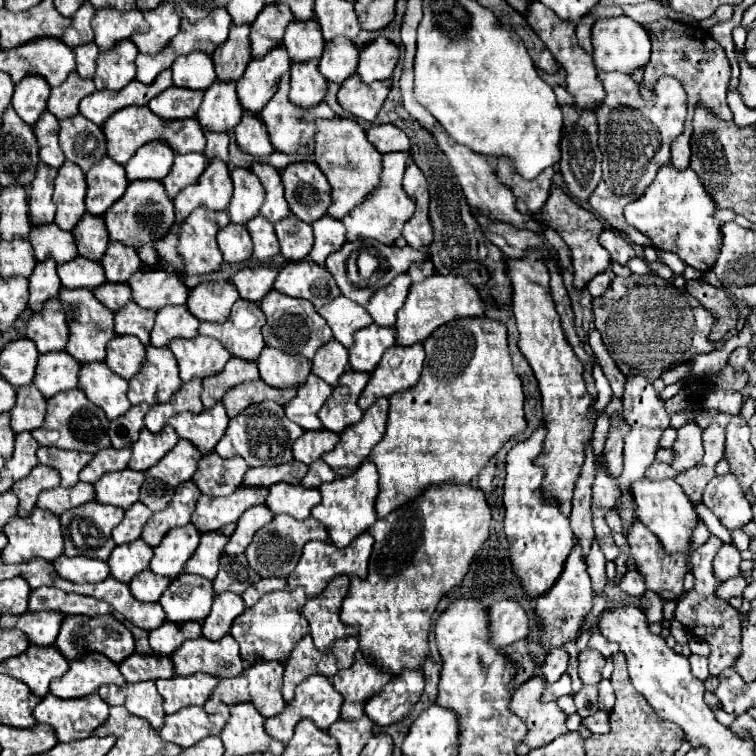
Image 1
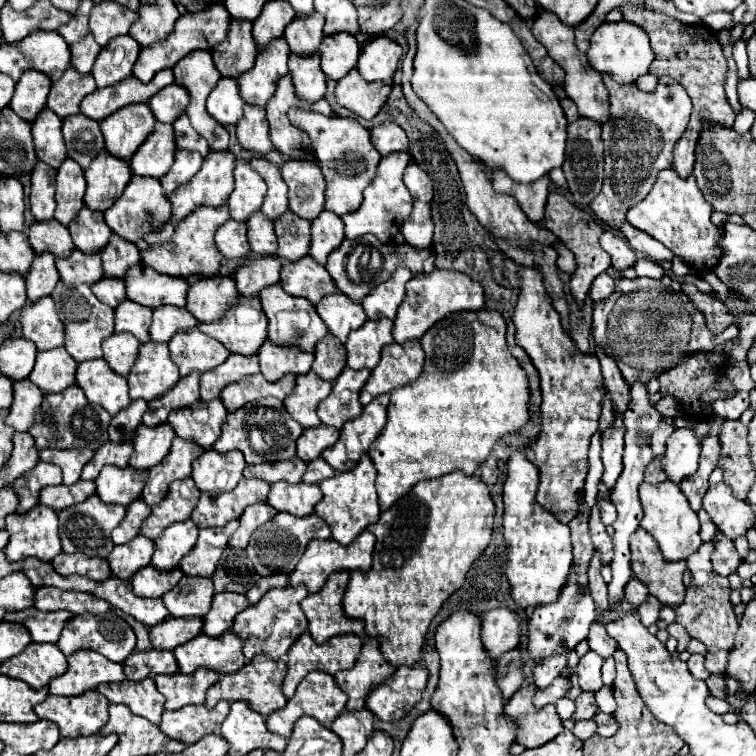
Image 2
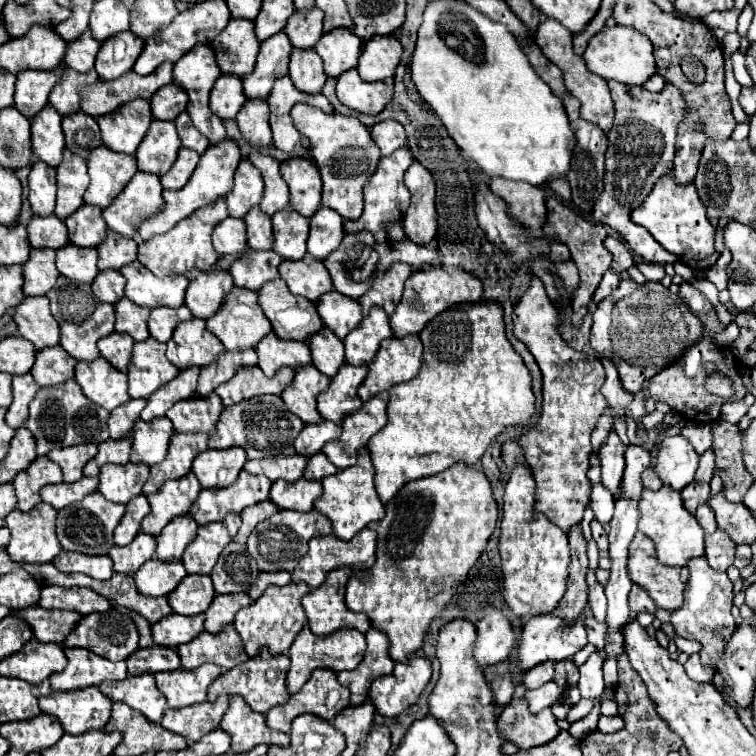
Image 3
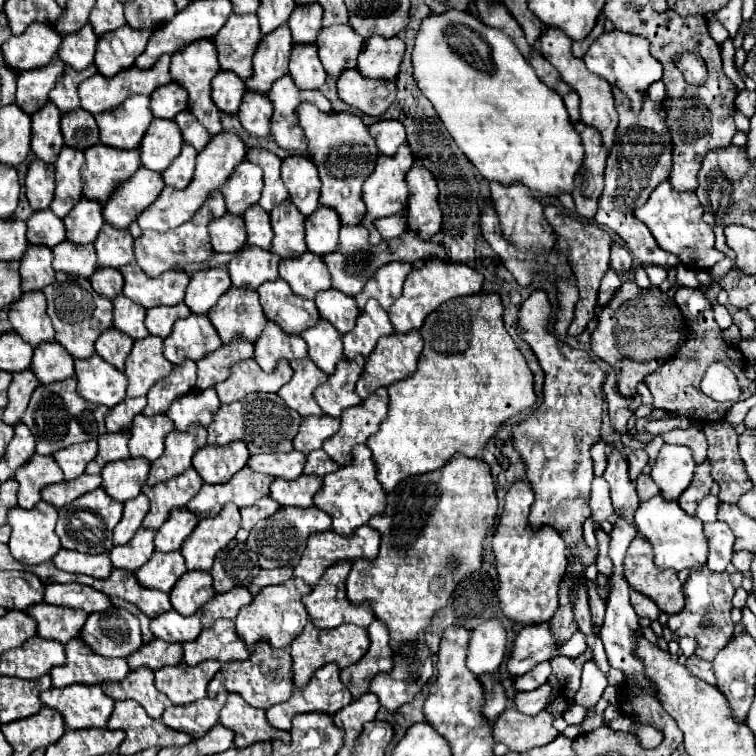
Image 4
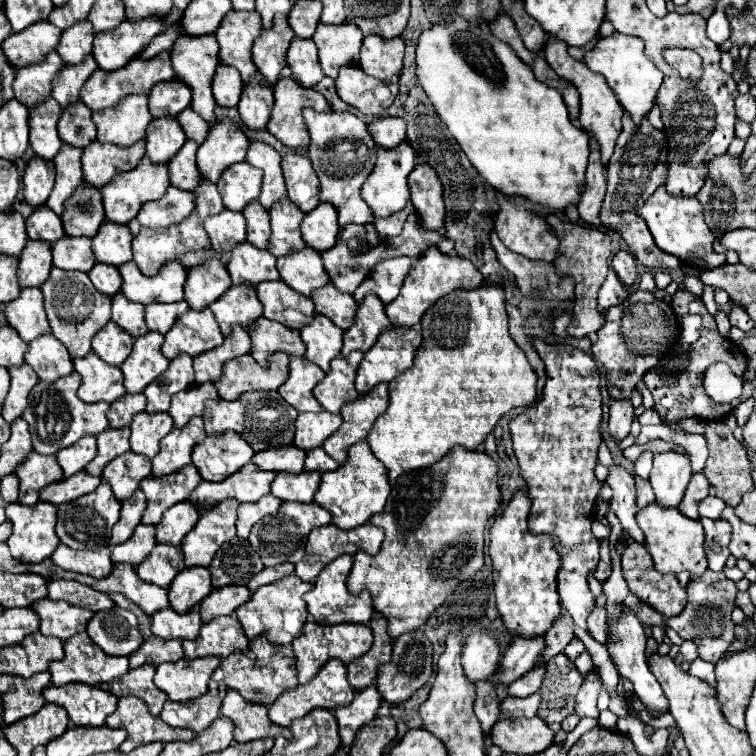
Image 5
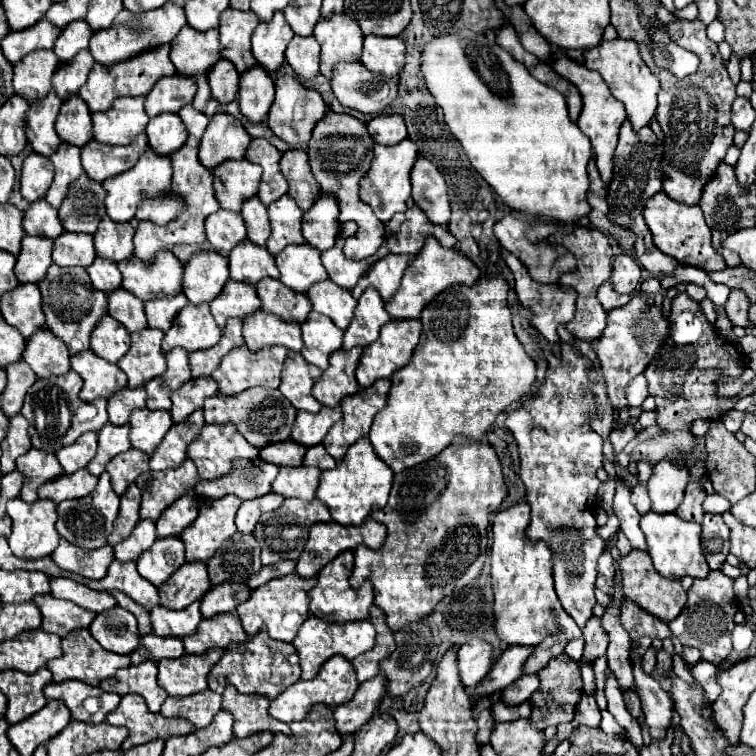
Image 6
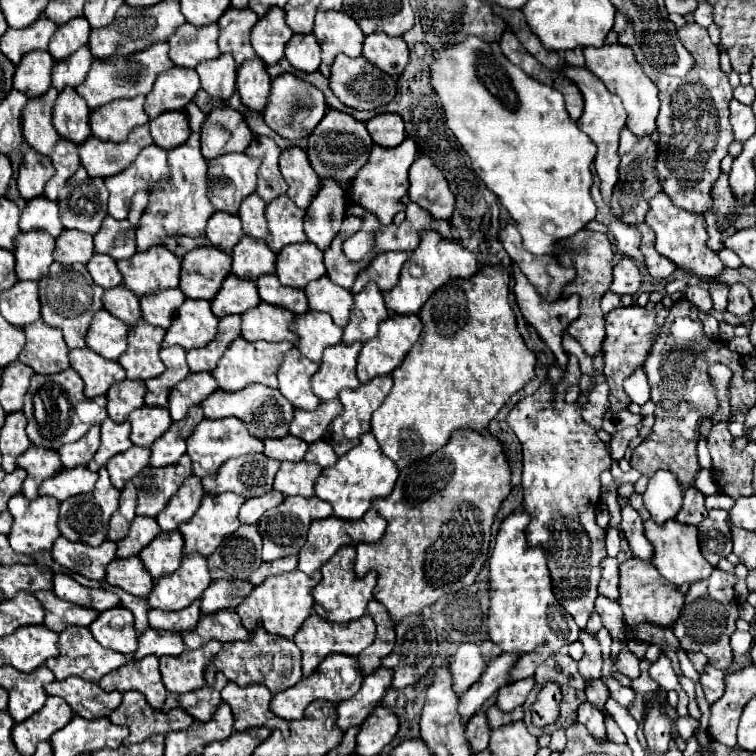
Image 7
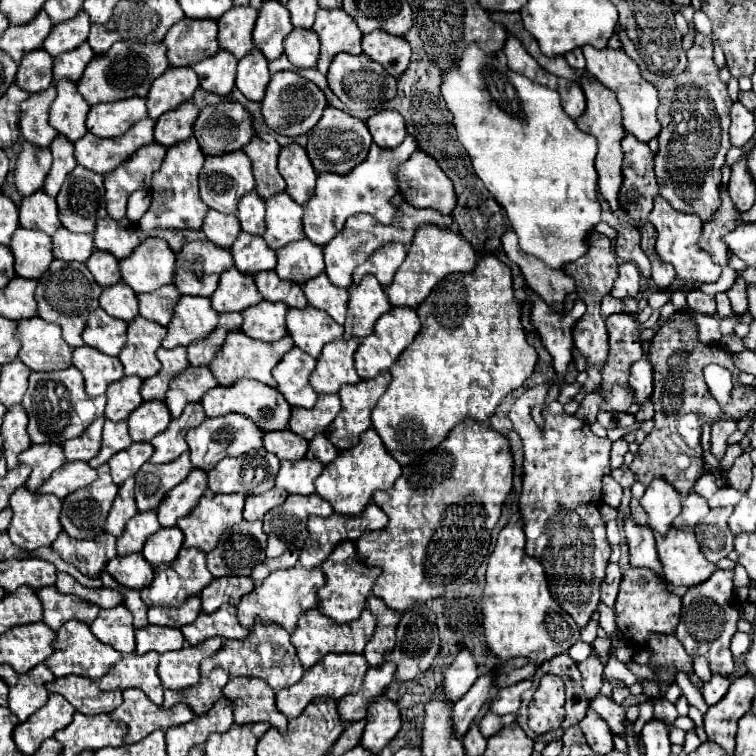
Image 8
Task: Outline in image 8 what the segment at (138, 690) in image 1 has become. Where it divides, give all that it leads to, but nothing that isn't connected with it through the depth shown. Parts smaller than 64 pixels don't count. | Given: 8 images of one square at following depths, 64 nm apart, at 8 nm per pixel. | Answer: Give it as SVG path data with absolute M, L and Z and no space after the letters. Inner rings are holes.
M146 652L144 656L132 654L120 658L108 674L102 676L100 688L102 690L126 690L126 688L140 688L156 706L162 706L162 684L156 674L160 654Z

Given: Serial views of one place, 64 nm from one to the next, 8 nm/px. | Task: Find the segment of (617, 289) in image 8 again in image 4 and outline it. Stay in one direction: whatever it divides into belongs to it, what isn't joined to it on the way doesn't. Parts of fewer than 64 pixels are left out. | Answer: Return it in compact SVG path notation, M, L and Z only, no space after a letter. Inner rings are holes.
M612 244L612 262L610 262L610 266L612 266L612 270L614 272L618 272L618 274L622 274L622 272L630 272L632 270L632 254L626 250L626 248L622 248L620 244Z

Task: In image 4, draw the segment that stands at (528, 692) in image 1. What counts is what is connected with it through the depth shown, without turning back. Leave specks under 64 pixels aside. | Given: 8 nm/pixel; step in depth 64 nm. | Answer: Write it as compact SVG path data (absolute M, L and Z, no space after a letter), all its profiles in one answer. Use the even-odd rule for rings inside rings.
M510 706L498 716L492 726L492 736L514 752L526 752L536 746L544 746L558 736L552 722L554 718L544 710L536 716L526 716Z

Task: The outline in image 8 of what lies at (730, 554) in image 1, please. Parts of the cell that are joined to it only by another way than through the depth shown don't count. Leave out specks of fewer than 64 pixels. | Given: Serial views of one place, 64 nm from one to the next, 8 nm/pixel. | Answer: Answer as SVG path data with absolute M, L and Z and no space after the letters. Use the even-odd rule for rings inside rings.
M714 508L708 516L696 526L696 540L700 544L702 554L710 562L718 562L734 550L734 536L728 528L728 516L732 508Z

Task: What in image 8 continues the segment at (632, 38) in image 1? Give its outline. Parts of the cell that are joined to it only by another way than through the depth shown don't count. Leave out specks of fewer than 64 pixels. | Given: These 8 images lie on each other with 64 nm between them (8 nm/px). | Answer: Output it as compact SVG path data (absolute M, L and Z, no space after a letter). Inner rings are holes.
M584 46L584 58L586 58L586 70L598 80L602 82L608 90L612 90L618 98L618 104L622 108L622 124L624 130L632 136L636 136L640 142L650 142L652 138L656 138L662 130L660 122L656 120L656 108L658 108L658 92L652 84L648 84L642 76L638 66L624 54L624 50L612 50L612 48L604 48L604 50L596 50L592 46Z

